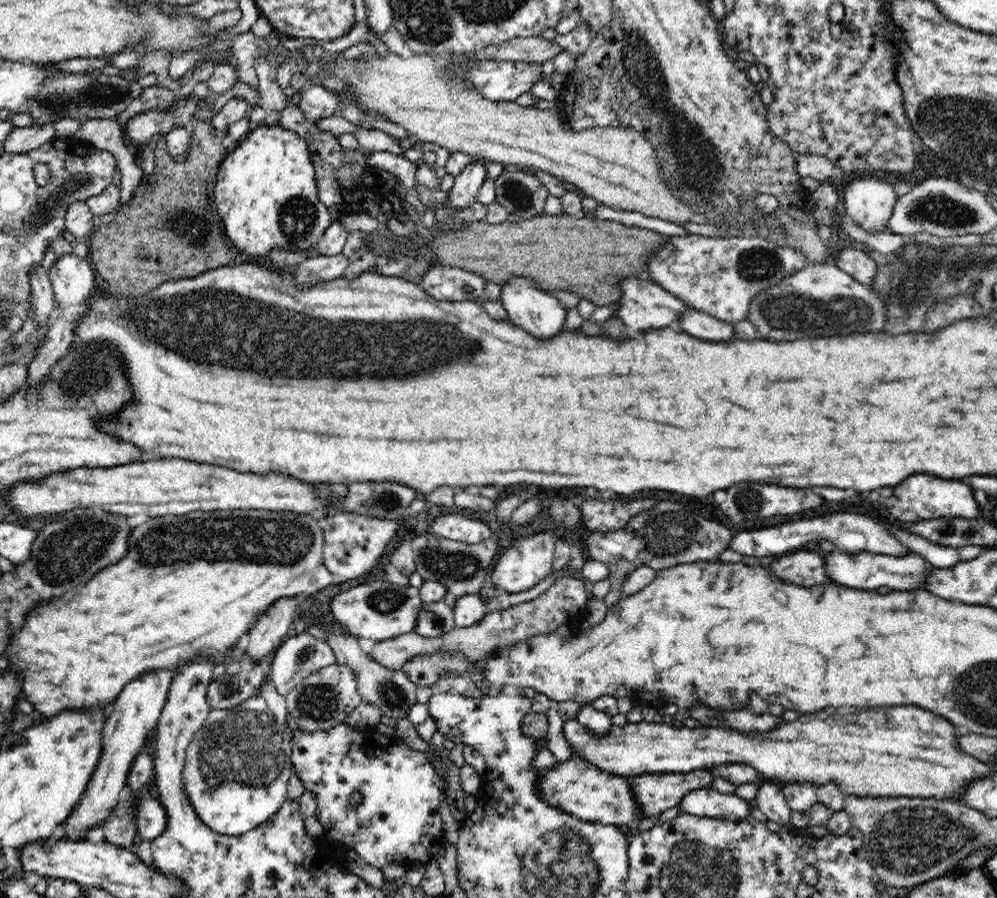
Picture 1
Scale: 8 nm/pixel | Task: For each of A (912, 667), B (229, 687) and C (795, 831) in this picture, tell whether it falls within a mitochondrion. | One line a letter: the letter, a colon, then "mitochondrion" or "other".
A: other
B: mitochondrion
C: other

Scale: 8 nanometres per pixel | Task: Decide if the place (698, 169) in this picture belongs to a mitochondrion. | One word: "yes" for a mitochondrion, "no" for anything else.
yes

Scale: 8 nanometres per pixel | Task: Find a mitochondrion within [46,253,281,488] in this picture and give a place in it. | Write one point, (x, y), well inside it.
(93, 375)

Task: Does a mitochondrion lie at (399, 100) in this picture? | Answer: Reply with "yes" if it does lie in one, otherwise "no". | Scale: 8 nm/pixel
no

